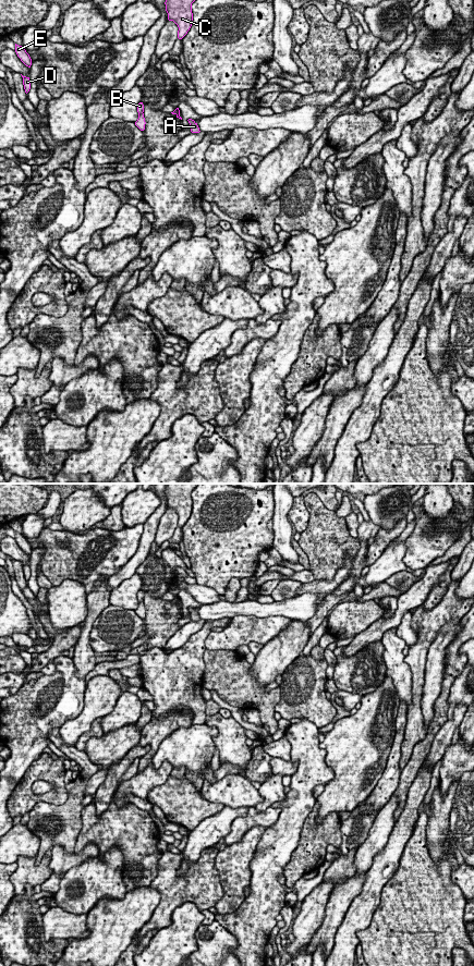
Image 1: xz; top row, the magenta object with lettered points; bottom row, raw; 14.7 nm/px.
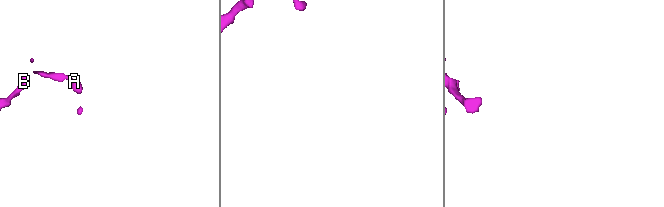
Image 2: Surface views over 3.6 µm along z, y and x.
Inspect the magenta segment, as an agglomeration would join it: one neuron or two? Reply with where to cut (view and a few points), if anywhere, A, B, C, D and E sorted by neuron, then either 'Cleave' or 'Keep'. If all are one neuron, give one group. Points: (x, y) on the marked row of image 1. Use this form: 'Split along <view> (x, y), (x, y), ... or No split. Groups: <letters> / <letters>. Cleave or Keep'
Split along xz (143, 113), (138, 114). Groups: A D E / B C. Cleave

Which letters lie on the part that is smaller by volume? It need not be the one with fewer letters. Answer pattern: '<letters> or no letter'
A, D, E

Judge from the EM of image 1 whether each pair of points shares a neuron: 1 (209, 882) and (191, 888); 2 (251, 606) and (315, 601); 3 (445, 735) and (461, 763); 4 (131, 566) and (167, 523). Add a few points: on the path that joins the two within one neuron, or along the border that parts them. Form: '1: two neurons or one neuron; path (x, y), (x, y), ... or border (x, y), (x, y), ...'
1: one neuron; path (205, 882), (195, 885)
2: one neuron; path (267, 608), (299, 608)
3: two neurons; border (450, 743), (440, 758)
4: two neurons; border (163, 514), (153, 541)

